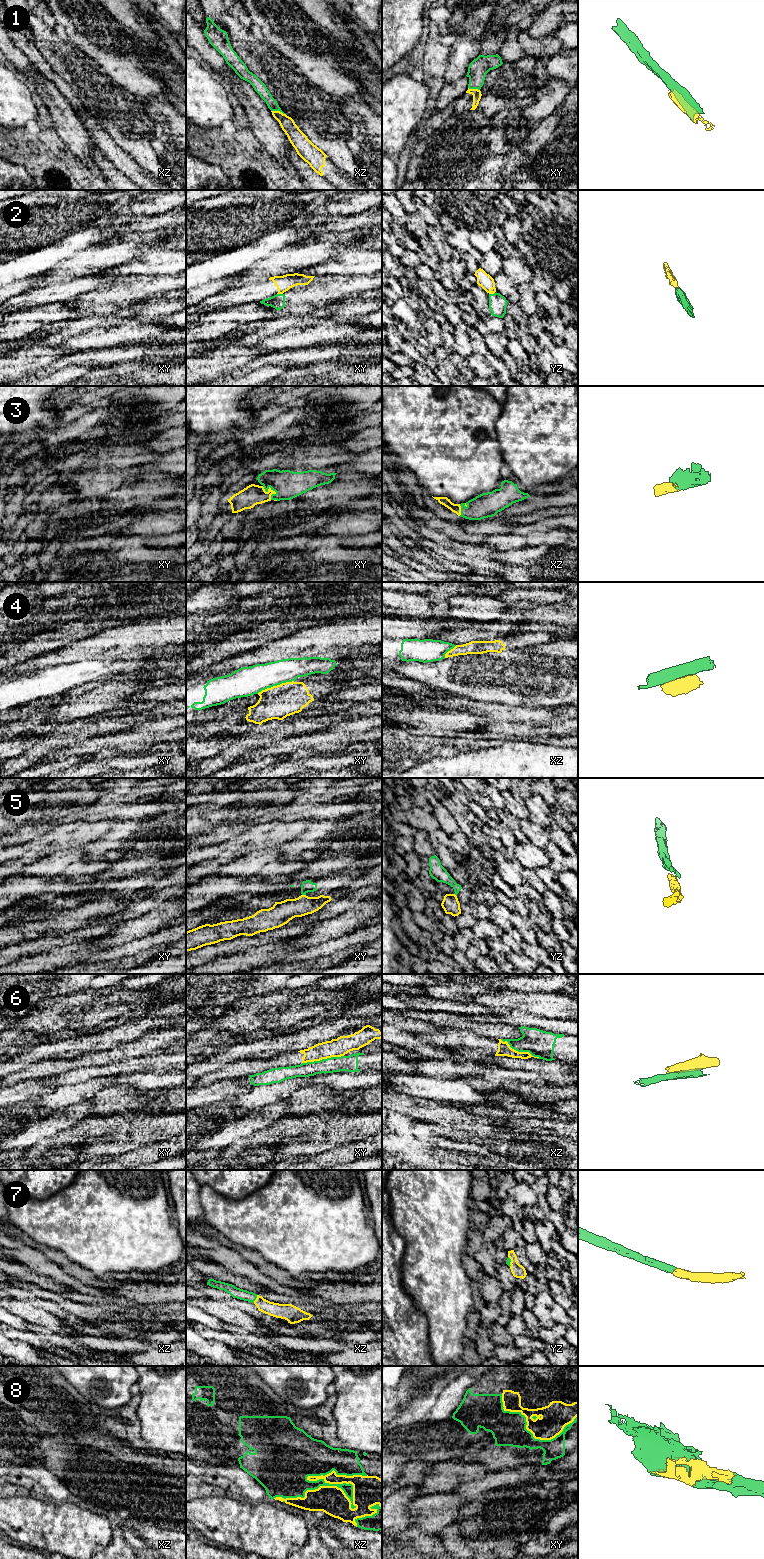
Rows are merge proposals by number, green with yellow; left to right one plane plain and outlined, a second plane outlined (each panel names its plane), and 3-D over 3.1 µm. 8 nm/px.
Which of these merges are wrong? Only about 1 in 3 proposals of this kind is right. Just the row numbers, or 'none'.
1, 2, 4, 5, 6

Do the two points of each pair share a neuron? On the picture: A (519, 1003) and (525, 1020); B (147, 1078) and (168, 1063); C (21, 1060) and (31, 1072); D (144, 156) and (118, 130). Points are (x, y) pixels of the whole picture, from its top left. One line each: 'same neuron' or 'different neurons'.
A: different neurons
B: different neurons
C: different neurons
D: same neuron

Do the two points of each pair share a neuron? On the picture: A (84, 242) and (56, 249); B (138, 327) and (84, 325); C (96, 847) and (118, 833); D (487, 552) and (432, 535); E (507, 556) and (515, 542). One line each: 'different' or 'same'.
A: same
B: same
C: same
D: same
E: different

